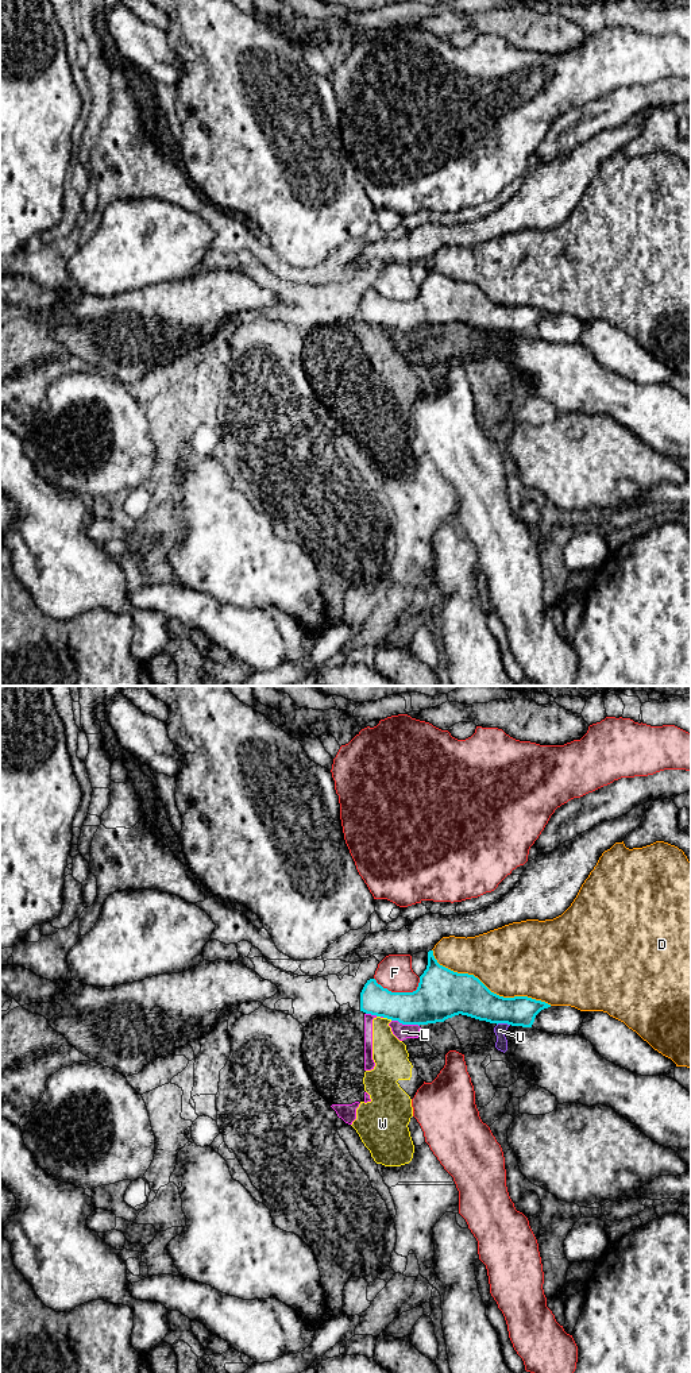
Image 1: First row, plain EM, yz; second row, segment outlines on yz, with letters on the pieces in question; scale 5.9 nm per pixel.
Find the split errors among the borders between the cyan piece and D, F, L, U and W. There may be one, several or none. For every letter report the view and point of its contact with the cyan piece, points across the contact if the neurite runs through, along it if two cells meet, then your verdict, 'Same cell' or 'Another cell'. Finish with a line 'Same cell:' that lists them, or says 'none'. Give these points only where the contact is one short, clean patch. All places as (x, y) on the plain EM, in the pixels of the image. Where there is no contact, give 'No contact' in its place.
D: Touches cyan at yz (487, 297). Another cell
F: Touches cyan at yz (398, 301). Another cell
L: Touches cyan at yz (405, 332). Boundary: yz (392, 328), (419, 335). Another cell
U: Touches cyan at yz (502, 331). Another cell
W: Touches cyan at yz (388, 327). Boundary: yz (383, 326), (392, 328). Another cell
Same cell: none

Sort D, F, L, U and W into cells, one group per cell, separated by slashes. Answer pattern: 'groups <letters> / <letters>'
groups D / F / L U W

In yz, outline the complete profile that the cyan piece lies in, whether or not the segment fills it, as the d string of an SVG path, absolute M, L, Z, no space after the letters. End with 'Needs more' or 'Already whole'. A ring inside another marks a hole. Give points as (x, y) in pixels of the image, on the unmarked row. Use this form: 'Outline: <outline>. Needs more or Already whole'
Outline: M433 259L428 261L428 274L416 300L391 301L370 288L360 301L360 320L418 335L462 323L497 333L532 336L536 324L548 316L528 305L499 305L474 284L440 274Z. Already whole

